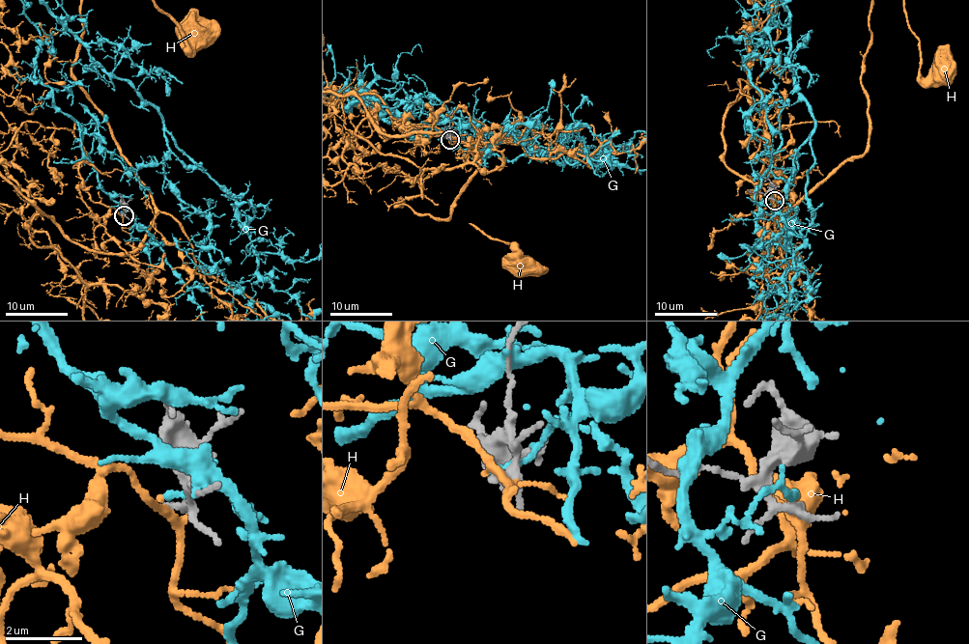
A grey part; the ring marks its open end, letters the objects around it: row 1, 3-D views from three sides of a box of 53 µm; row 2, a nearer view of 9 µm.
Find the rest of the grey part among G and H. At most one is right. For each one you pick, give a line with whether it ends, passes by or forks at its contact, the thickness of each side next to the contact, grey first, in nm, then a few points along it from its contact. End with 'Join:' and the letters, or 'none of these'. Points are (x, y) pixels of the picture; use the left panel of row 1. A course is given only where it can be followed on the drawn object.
H: It passes by. Thickness 200 nm (grey) against 170 nm
Join: H

